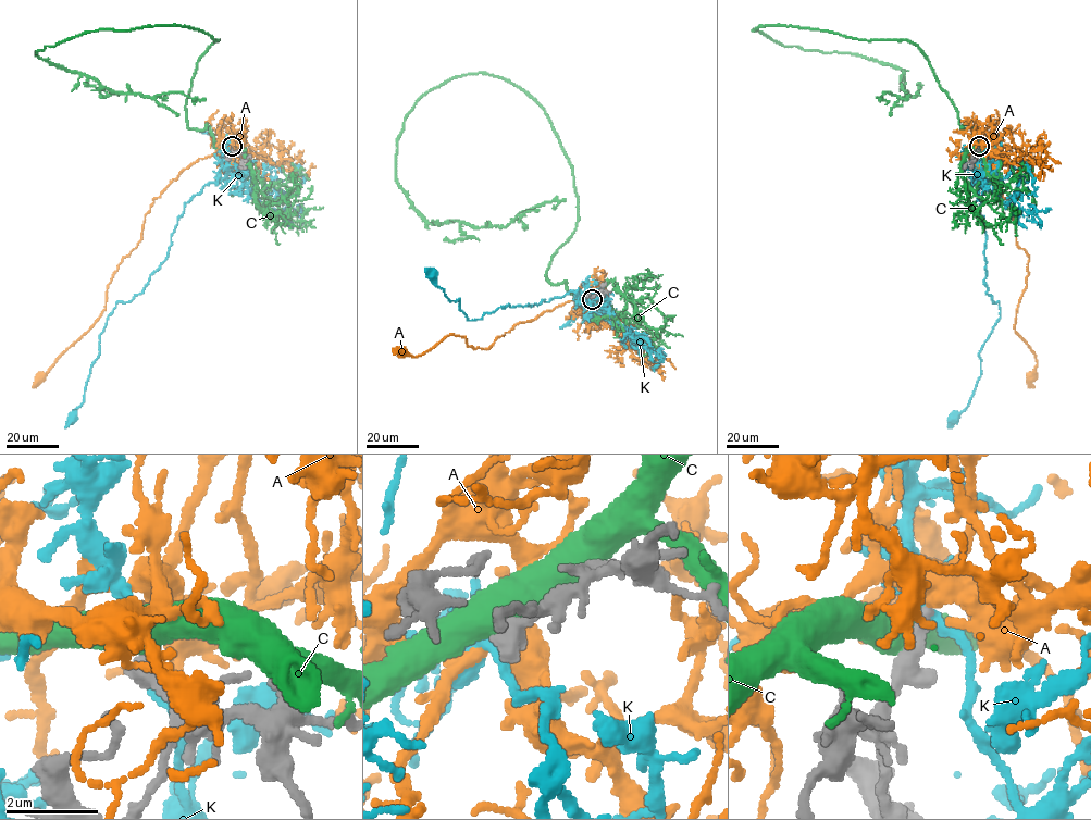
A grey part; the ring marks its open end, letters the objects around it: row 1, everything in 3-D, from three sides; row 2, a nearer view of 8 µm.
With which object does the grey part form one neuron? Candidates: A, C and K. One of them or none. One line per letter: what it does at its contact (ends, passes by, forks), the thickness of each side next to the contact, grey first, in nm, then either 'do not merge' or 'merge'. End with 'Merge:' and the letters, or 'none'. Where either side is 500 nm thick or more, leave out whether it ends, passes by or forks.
A: it forks there; 280 nm thick on the grey side, 400 nm on the other; merge
C: 550 nm thick on the grey side, 700 nm on the other; do not merge
K: it passes by; 320 nm thick on the grey side, 220 nm on the other; do not merge
Merge: A

